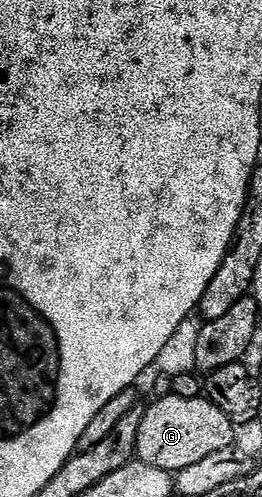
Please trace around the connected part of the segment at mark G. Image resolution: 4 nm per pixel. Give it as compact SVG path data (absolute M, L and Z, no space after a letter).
M169 393L167 397L158 397L151 402L152 406L147 406L142 415L142 427L138 427L138 447L136 448L135 460L142 463L150 463L150 467L158 467L162 471L173 475L180 473L182 467L190 467L202 459L208 458L214 451L226 451L237 440L237 426L226 415L226 411L221 411L214 407L214 403L209 401L207 396L202 395L198 399L182 399L178 395Z

